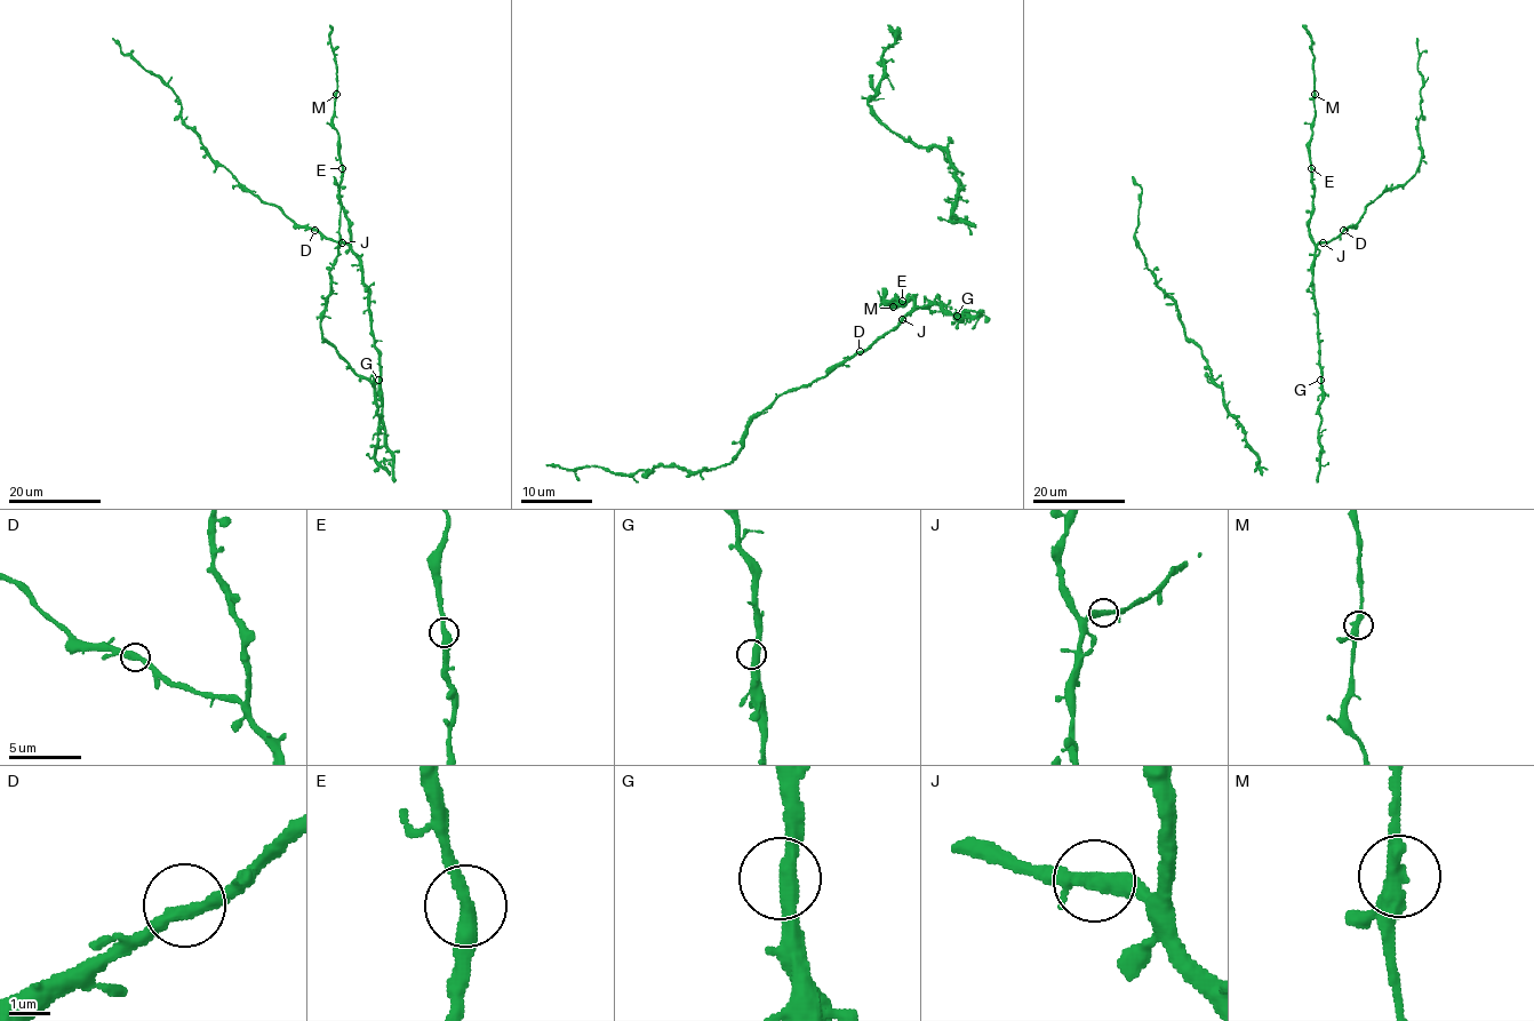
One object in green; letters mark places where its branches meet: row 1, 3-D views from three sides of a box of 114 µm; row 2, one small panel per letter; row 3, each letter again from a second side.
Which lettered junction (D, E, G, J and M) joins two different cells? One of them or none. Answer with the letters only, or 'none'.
none

